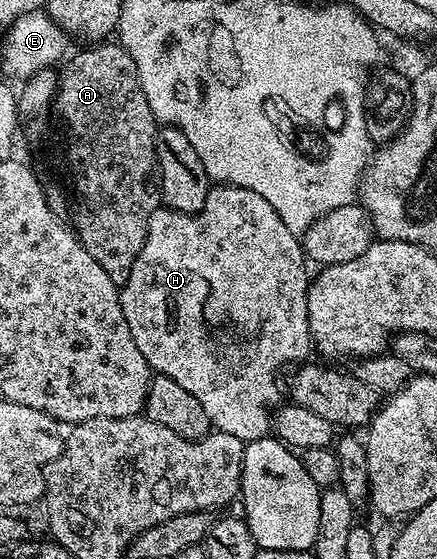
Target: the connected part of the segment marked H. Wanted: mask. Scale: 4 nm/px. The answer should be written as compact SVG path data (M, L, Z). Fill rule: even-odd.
M217 184L210 187L203 210L190 214L159 206L151 214L147 222L147 238L135 258L135 266L131 266L131 274L119 288L123 318L127 318L131 338L135 338L135 346L139 346L139 354L147 358L150 369L156 375L172 378L174 382L179 382L179 386L183 386L183 390L195 394L195 398L199 398L203 405L203 410L207 410L209 423L216 431L235 434L235 438L246 442L262 440L264 436L270 435L275 409L283 400L283 384L282 381L281 384L277 381L281 368L288 369L310 359L307 294L311 276L310 273L305 273L305 264L307 265L307 257L302 241L291 234L287 226L283 226L283 218L279 218L279 214L271 210L271 202L267 202L267 198L259 198L259 194L232 184Z

